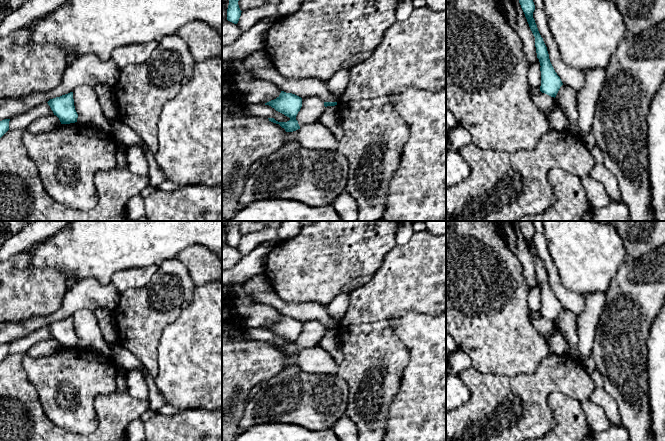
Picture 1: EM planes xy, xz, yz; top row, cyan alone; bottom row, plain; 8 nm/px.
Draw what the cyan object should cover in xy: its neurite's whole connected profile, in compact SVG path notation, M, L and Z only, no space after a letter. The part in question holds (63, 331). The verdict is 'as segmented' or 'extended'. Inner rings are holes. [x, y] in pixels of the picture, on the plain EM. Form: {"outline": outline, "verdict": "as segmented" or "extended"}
{"outline": "M73 316L50 323L47 327L61 348L77 346L78 338L74 330Z", "verdict": "as segmented"}

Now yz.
{"outline": "M519 221L519 227L525 238L529 251L535 261L535 271L537 282L540 286L541 295L541 310L540 315L551 321L556 321L560 311L563 309L560 301L555 296L547 275L547 271L541 261L535 244L533 242L533 236L535 229L532 221Z", "verdict": "as segmented"}

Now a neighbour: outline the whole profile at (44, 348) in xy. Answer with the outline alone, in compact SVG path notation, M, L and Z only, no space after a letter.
M56 339L37 342L29 348L27 355L33 358L45 357L51 355L61 348Z

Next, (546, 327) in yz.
M542 316L532 321L532 325L546 340L553 336L556 327L554 321Z

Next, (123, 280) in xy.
M153 264L143 268L121 270L113 275L111 282L119 292L131 288L140 288L149 282L157 268L158 265Z

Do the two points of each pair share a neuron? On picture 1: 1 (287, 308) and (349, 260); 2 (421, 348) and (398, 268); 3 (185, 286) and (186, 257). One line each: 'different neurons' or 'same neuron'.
1: different neurons
2: different neurons
3: different neurons

